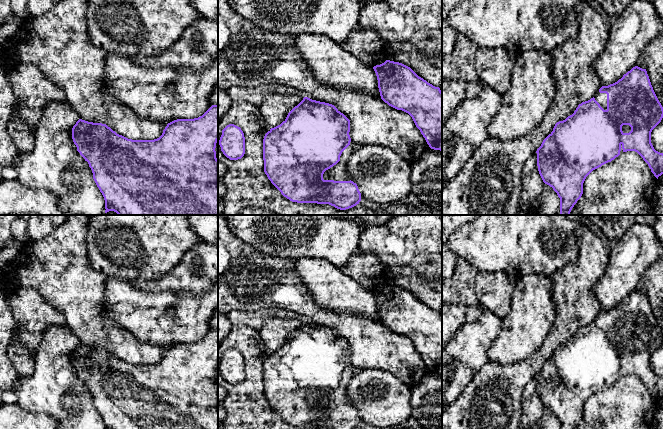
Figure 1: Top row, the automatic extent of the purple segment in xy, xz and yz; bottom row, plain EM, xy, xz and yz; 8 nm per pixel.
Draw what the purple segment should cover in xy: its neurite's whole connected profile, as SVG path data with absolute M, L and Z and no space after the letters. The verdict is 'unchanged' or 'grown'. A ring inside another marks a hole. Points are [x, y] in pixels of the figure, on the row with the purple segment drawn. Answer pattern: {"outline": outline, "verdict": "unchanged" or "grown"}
{"outline": "M212 105L202 116L194 119L177 119L167 124L165 129L163 130L162 135L154 140L132 140L128 139L122 135L117 134L113 131L110 127L106 124L102 123L93 123L88 122L82 119L79 119L76 124L72 128L72 139L74 144L77 147L77 151L80 155L88 162L89 167L93 173L93 179L99 188L100 192L102 193L104 200L105 200L105 213L109 211L114 211L118 215L218 215L218 159L216 158L216 143L218 141L218 105Z", "verdict": "unchanged"}

